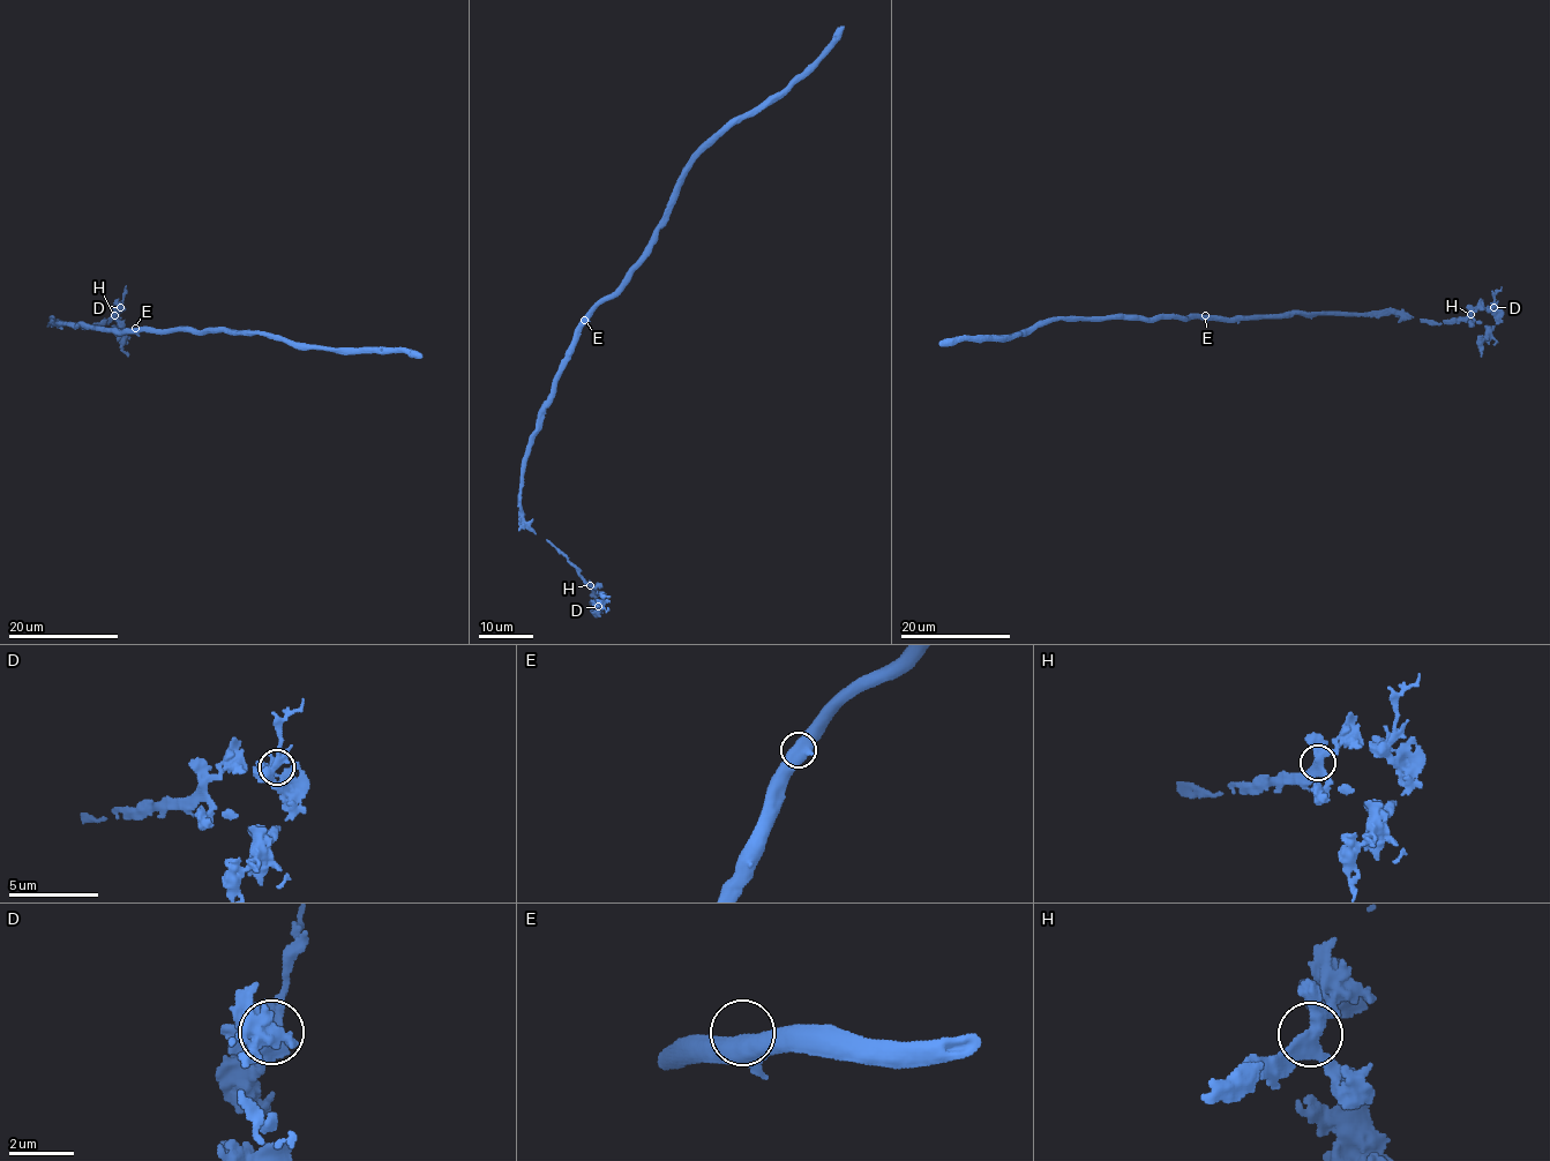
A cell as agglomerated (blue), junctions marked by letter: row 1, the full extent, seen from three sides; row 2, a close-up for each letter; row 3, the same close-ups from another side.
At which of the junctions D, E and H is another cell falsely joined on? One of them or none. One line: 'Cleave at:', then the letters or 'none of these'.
Cleave at: none of these

